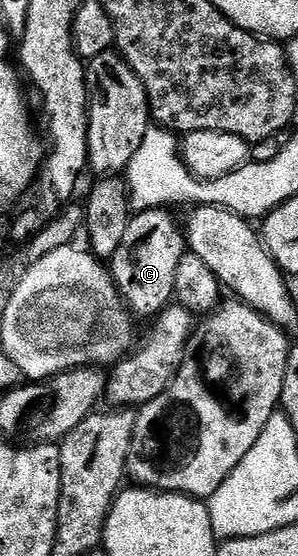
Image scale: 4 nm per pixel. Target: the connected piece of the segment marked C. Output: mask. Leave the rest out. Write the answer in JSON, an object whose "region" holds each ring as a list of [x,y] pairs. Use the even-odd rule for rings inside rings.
{"region":[[[152,208],[138,212],[130,219],[127,235],[119,250],[115,250],[111,261],[113,281],[117,284],[122,301],[134,317],[160,316],[174,299],[175,270],[187,251],[182,225],[172,216],[172,211],[164,208]]]}

